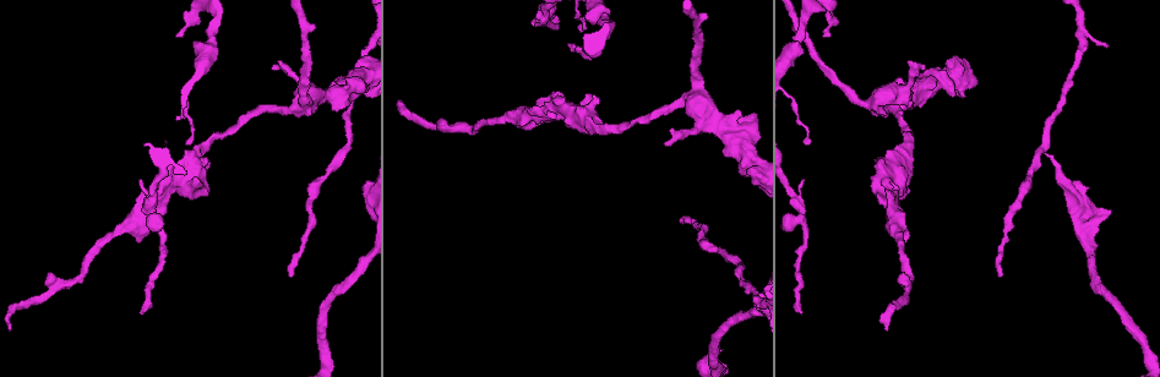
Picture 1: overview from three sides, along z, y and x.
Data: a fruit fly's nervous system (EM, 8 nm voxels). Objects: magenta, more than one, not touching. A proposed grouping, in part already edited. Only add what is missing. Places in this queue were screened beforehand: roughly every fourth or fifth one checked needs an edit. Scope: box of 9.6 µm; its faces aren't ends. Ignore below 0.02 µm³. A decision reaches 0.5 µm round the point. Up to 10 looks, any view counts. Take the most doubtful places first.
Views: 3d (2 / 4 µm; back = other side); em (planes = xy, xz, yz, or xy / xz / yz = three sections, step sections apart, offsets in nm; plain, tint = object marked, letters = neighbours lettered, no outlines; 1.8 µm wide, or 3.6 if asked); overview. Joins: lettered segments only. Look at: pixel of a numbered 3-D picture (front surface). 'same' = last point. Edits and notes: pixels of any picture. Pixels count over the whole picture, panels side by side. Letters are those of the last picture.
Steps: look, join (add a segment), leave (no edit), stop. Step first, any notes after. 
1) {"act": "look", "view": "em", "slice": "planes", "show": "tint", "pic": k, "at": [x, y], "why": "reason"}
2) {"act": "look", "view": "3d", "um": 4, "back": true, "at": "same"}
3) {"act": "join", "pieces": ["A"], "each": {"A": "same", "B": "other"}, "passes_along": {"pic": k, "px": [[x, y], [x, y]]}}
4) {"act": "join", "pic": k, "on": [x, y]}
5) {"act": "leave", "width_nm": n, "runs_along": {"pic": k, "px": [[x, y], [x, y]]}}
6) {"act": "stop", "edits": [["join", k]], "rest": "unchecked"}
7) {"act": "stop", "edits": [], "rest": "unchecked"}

{"act": "look", "view": "em", "slice": "xz", "step": 16, "show": "tint", "pic": 1, "at": [322, 97], "why": "looks like a crossing"}

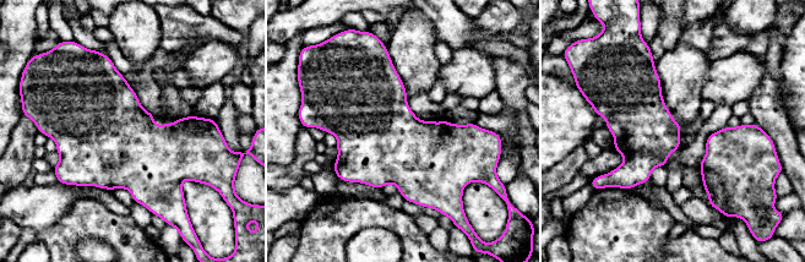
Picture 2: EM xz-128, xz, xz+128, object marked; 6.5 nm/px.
{"act": "look", "view": "em", "slice": "planes", "show": "letters", "at": "same", "why": "another direction"}

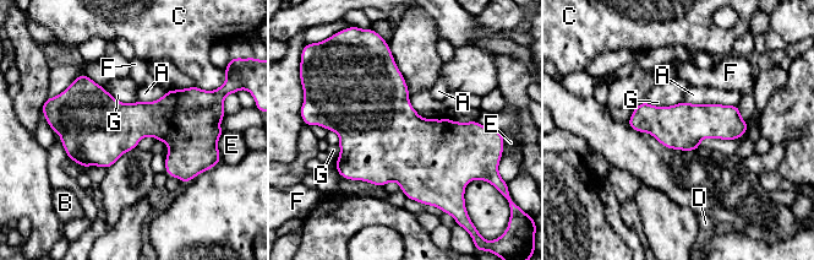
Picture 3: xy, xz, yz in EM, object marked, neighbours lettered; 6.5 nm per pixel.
{"act": "leave", "longest_contact_nm": ["A", 360], "each": {"A": "other", "B": "other", "C": "other", "D": "other", "E": "other", "F": "other", "G": "other"}, "found": "no lettered segment goes on from it"}

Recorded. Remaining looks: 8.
{"act": "look", "view": "em", "slice": "planes", "show": "plain", "pic": 1, "at": [200, 159], "why": "thick end"}

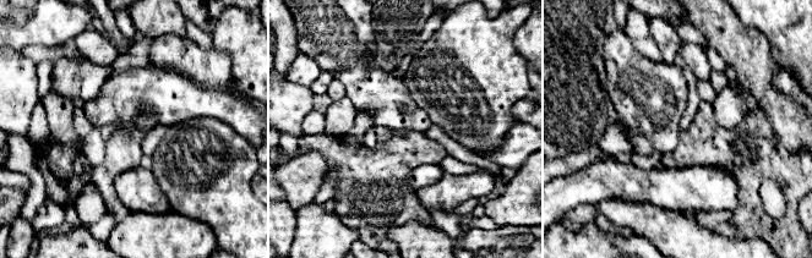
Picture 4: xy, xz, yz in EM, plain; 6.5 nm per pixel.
{"act": "look", "view": "em", "slice": "planes", "show": "letters", "at": "same"}

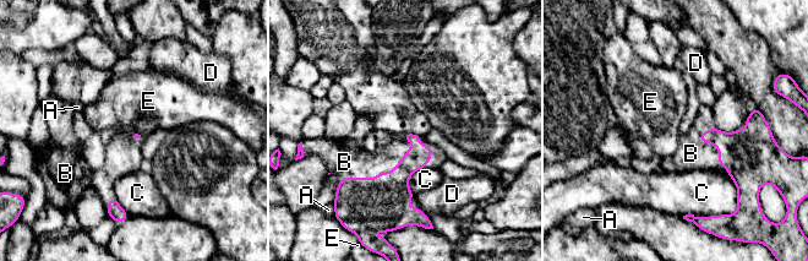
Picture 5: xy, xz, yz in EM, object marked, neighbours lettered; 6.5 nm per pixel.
{"act": "join", "pieces": ["B"], "each": {"A": "other", "B": "same", "C": "other", "D": "other", "E": "other"}, "passes_along": {"pic": 5, "px": [[372, 204], [378, 173], [344, 162]]}, "found": "the neuron continues"}

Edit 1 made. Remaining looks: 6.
{"act": "look", "view": "em", "slice": "planes", "show": "tint", "pic": 1, "at": [139, 312], "why": "thin end"}

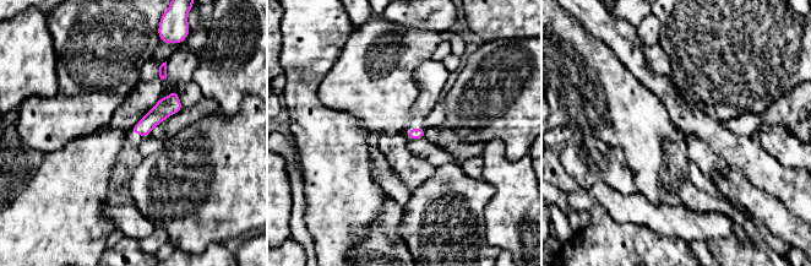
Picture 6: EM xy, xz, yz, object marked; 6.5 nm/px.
{"act": "look", "view": "em", "slice": "planes", "show": "letters", "at": "same"}

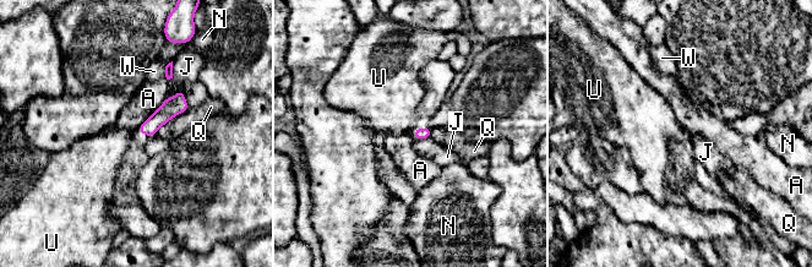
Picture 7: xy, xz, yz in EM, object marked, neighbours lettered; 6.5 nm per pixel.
{"act": "leave", "each": {"A": "other", "J": "other", "N": "other", "Q": "other", "U": "other", "W": "other"}, "border": {"pic": 7, "px": [[168, 96], [136, 129]]}, "found": "none of them fits"}

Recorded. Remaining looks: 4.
{"act": "look", "view": "em", "slice": "planes", "show": "letters", "pic": 1, "at": [1001, 276], "why": "an open end"}

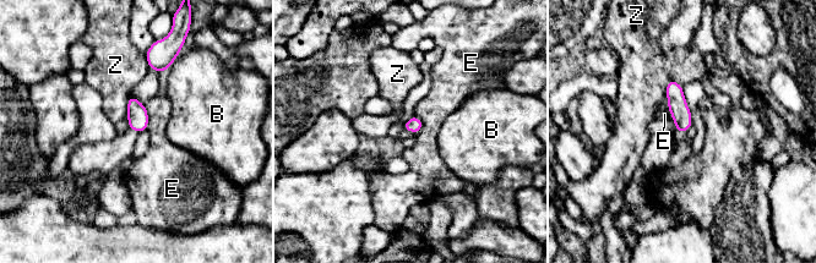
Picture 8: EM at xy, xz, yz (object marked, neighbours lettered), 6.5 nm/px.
{"act": "leave", "each": {"B": "other", "E": "other", "Z": "other"}, "border": {"pic": 8, "px": [[143, 104], [147, 111], [147, 129]]}, "found": "no lettered segment goes on from it"}

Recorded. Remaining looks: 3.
{"act": "stop", "edits": [["join", 5]], "rest": "unchecked"}

